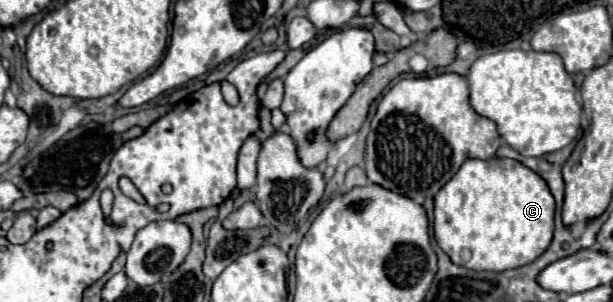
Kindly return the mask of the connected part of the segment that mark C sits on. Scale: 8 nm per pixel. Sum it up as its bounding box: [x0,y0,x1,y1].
[433,160,555,272]

